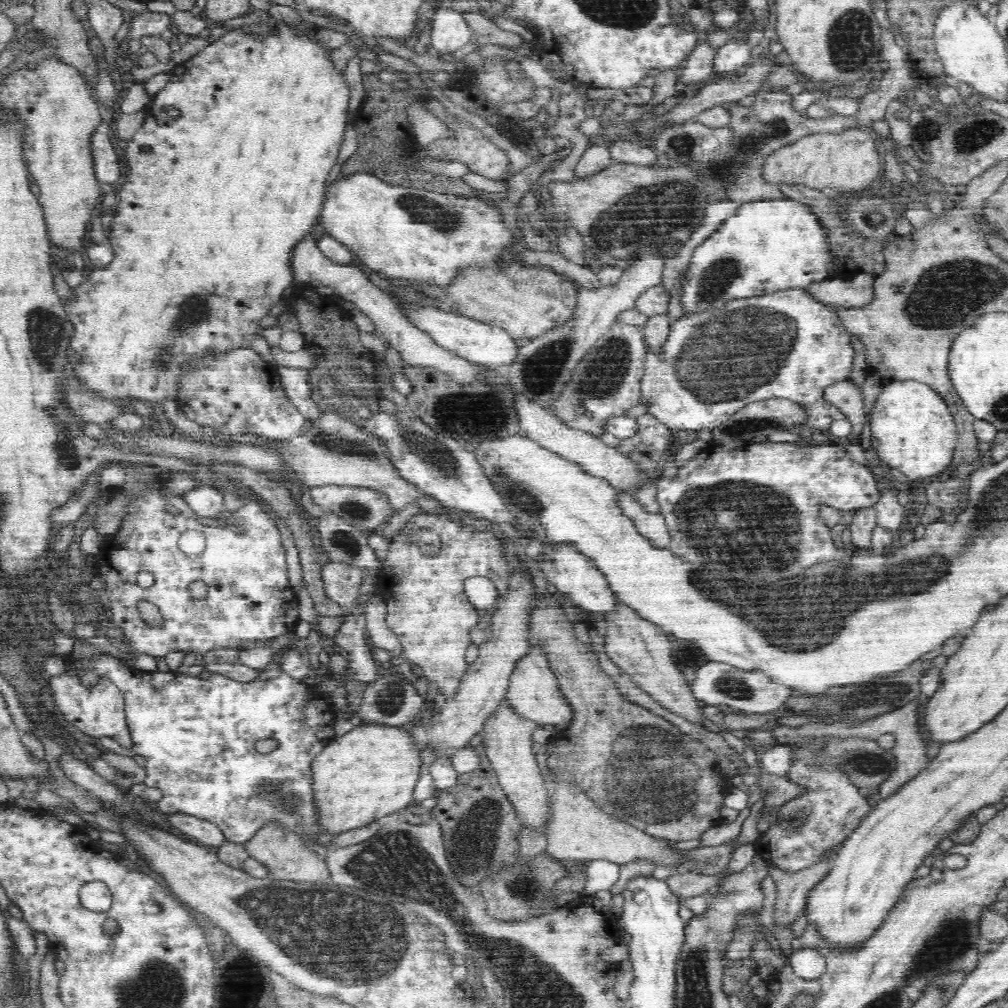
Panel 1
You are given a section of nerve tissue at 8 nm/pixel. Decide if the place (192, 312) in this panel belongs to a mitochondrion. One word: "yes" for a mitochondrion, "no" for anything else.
yes

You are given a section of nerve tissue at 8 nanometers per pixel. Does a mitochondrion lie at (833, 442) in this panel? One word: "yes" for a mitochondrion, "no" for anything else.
no

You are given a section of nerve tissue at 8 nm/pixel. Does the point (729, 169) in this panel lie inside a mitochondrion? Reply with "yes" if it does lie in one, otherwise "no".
yes

